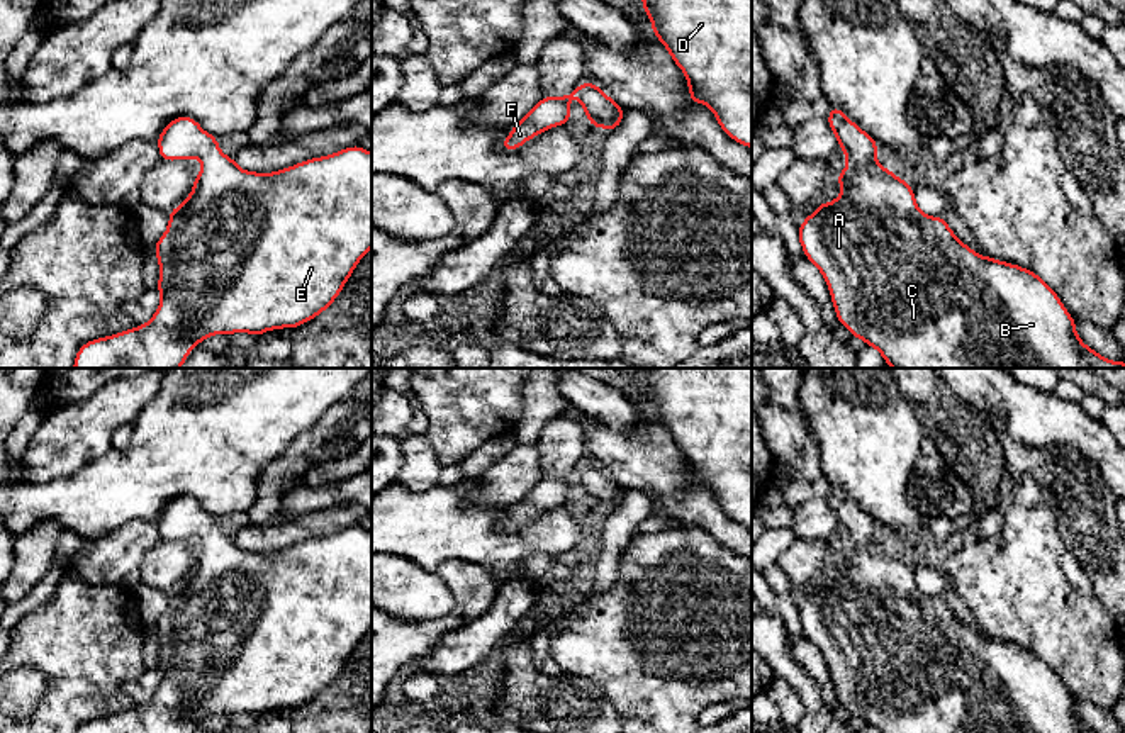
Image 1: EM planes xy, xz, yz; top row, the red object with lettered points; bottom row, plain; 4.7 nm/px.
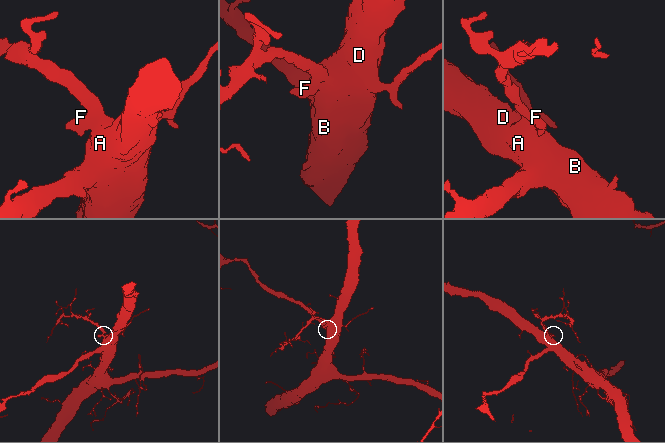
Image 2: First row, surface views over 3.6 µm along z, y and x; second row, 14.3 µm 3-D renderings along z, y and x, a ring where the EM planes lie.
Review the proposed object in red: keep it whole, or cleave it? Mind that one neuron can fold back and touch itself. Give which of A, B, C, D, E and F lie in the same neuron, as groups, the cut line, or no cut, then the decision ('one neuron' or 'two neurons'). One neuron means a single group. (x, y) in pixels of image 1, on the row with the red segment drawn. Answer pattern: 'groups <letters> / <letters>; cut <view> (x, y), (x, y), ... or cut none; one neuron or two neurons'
groups A B C D E F; cut none; one neuron

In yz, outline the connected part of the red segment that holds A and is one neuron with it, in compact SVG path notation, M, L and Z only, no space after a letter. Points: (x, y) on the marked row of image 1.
M831 105L826 122L833 129L847 158L847 166L835 176L843 190L831 204L821 200L818 210L806 215L804 222L798 227L798 238L806 258L818 266L828 283L837 319L850 331L852 338L864 339L867 346L876 348L882 355L884 363L893 368L1125 368L1125 361L1111 361L1081 341L1076 333L1074 317L1037 273L1008 261L981 256L954 234L945 217L923 214L916 205L913 187L876 159L876 139L852 122L838 107Z

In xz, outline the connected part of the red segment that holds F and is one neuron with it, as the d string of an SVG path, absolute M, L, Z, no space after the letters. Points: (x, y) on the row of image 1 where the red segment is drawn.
M585 81L563 97L543 97L535 104L502 141L502 149L516 151L540 132L555 126L565 126L570 120L572 93L582 104L592 127L604 127L607 131L619 127L624 109L619 107L614 98L606 97L601 87Z

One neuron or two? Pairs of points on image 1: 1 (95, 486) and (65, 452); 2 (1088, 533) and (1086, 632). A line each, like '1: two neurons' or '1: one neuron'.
1: two neurons
2: two neurons

